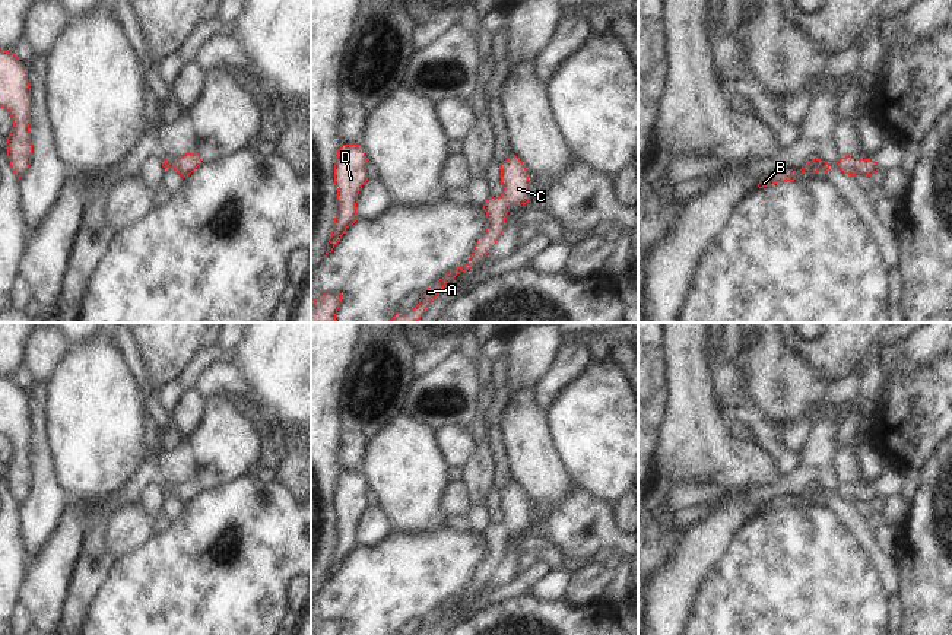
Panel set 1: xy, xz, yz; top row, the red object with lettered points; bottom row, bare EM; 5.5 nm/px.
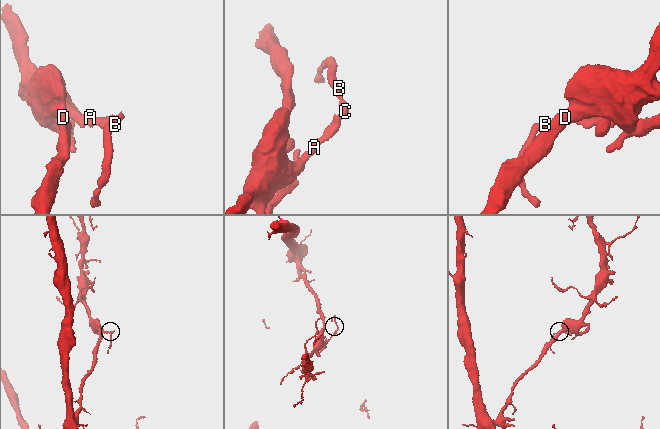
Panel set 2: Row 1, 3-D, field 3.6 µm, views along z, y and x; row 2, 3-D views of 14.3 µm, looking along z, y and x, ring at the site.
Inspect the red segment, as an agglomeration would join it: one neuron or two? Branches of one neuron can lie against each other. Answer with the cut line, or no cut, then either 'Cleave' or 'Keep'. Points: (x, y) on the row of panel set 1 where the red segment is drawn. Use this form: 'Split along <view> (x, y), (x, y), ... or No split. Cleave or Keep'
No split. Keep

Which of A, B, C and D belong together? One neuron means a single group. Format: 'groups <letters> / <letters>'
groups A B C D

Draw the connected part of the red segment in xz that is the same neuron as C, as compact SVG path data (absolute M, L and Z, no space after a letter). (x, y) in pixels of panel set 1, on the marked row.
M511 155L501 163L501 185L504 191L499 197L488 197L483 209L488 218L488 229L477 239L469 261L437 280L431 288L421 293L419 304L409 312L396 312L388 323L416 323L431 301L442 292L444 285L464 270L472 269L477 261L482 261L488 251L496 244L498 238L504 231L505 216L511 206L526 204L530 199L530 181L523 162Z

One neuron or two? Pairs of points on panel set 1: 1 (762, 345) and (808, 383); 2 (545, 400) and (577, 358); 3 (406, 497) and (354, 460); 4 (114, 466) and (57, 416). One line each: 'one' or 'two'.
1: one
2: one
3: two
4: one

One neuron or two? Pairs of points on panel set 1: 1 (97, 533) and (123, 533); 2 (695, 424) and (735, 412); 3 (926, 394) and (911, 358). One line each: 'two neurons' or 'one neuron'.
1: two neurons
2: two neurons
3: two neurons

